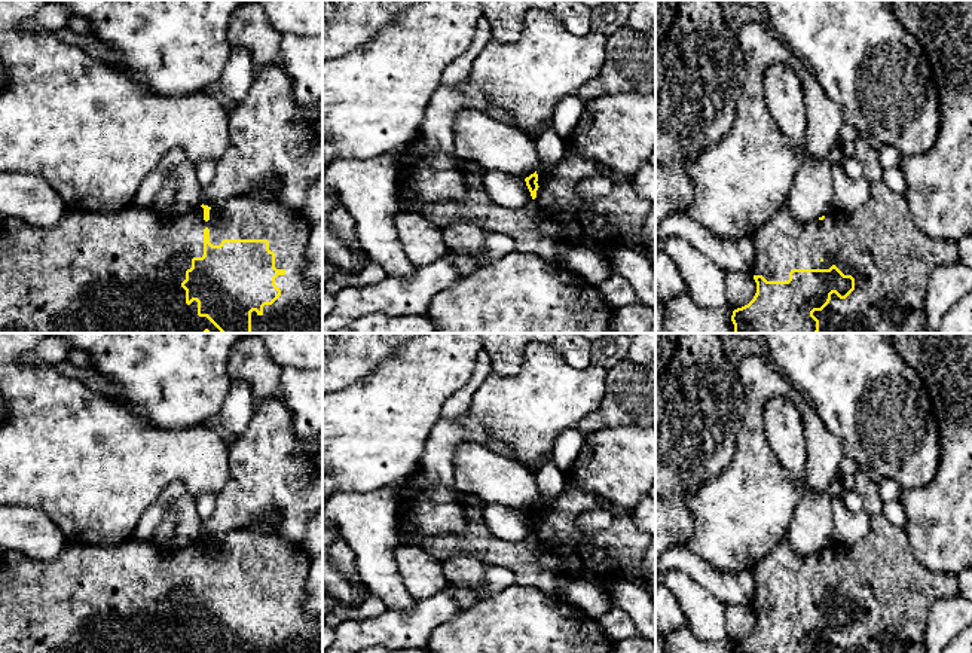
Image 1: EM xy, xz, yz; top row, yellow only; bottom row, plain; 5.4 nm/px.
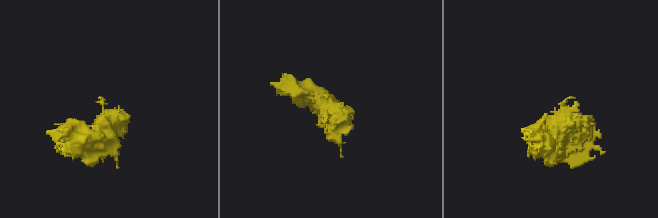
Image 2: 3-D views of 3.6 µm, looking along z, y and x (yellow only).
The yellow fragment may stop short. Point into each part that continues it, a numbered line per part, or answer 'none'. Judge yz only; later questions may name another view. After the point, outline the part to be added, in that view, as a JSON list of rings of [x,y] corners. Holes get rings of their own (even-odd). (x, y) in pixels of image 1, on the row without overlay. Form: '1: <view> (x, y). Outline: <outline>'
1: yz (890, 592). Outline: [[[883,513],[871,516],[869,534],[856,544],[832,540],[823,553],[803,558],[783,540],[752,571],[756,588],[751,605],[762,608],[767,614],[788,614],[792,602],[829,602],[832,598],[844,608],[855,611],[855,623],[846,632],[832,626],[829,637],[822,644],[813,646],[817,653],[926,653],[929,610],[938,599],[959,592],[957,576],[933,571],[920,564],[911,550],[904,527],[893,527]]]

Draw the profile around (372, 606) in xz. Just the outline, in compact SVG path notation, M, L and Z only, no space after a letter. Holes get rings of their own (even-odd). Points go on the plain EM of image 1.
M369 594L367 598L360 602L355 611L355 620L373 619L383 611L388 611L385 602L379 596Z

